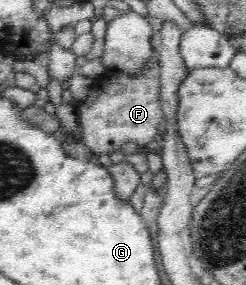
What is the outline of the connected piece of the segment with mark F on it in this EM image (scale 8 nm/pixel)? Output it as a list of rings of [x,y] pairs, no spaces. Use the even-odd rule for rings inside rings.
[[[155,58],[147,59],[141,72],[138,75],[119,72],[102,81],[98,79],[100,89],[91,89],[84,101],[77,103],[77,127],[82,133],[77,143],[79,148],[91,155],[112,155],[114,151],[120,151],[124,143],[146,145],[156,139],[158,129],[164,121],[159,94],[159,63]]]

